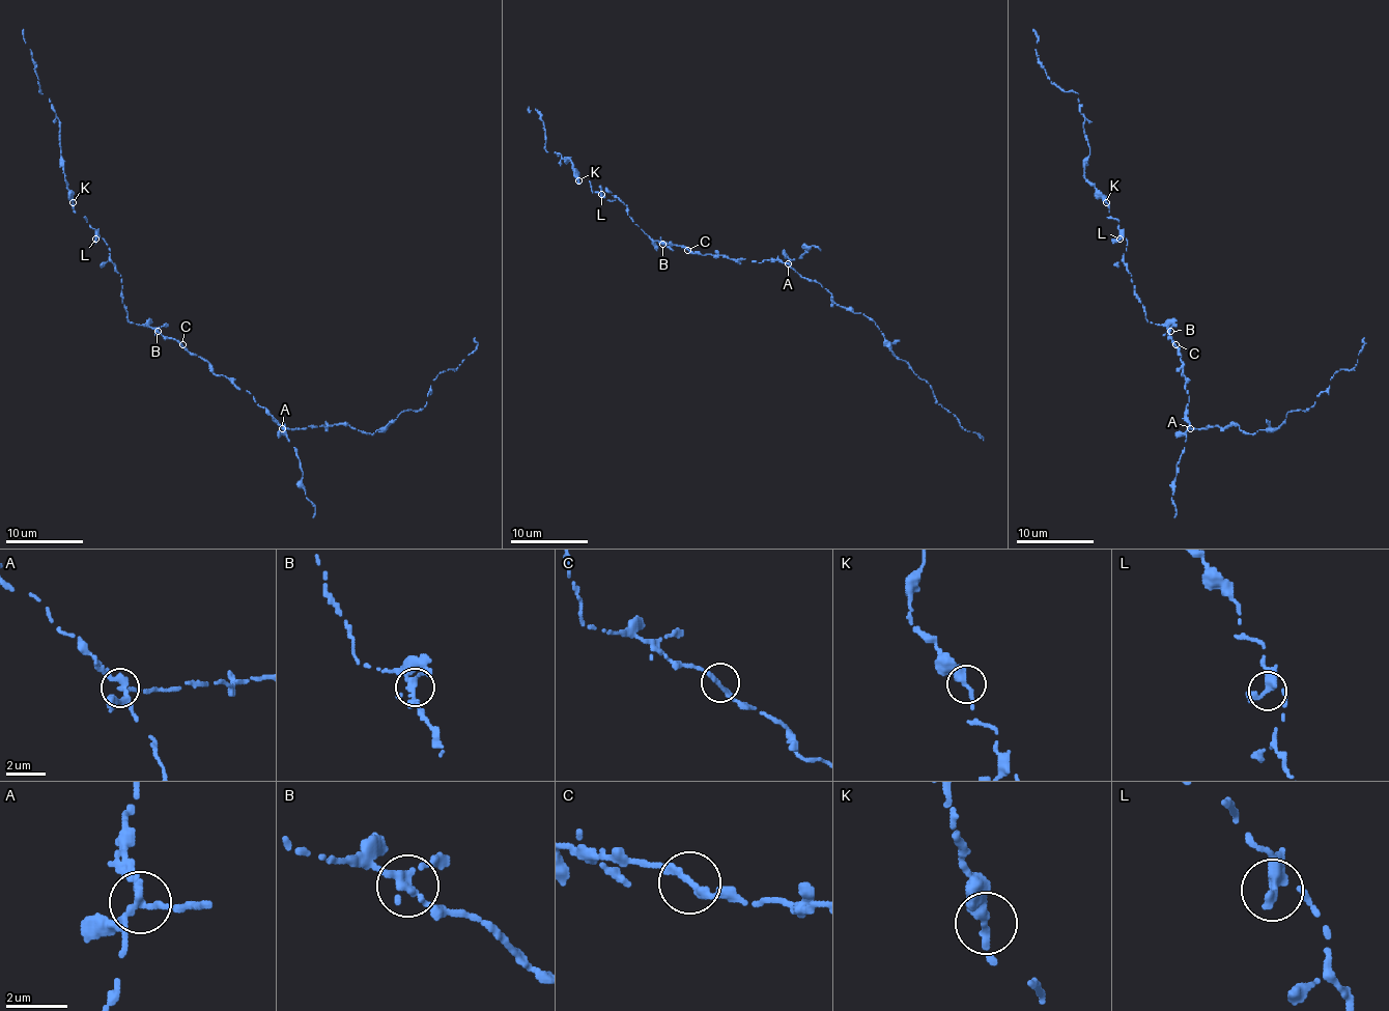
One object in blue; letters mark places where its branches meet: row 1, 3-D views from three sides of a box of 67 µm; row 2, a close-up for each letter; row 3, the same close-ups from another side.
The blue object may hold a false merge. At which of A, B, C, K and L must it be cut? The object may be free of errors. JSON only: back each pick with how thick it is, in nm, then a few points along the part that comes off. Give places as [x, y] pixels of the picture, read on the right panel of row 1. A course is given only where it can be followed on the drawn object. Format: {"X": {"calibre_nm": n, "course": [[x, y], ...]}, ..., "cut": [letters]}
{"A": {"calibre_nm": 240, "course": [[1189, 427], [1236, 423], [1247, 433], [1276, 429], [1292, 410], [1314, 404], [1339, 369], [1355, 366], [1364, 337]]}, "cut": ["A"]}

